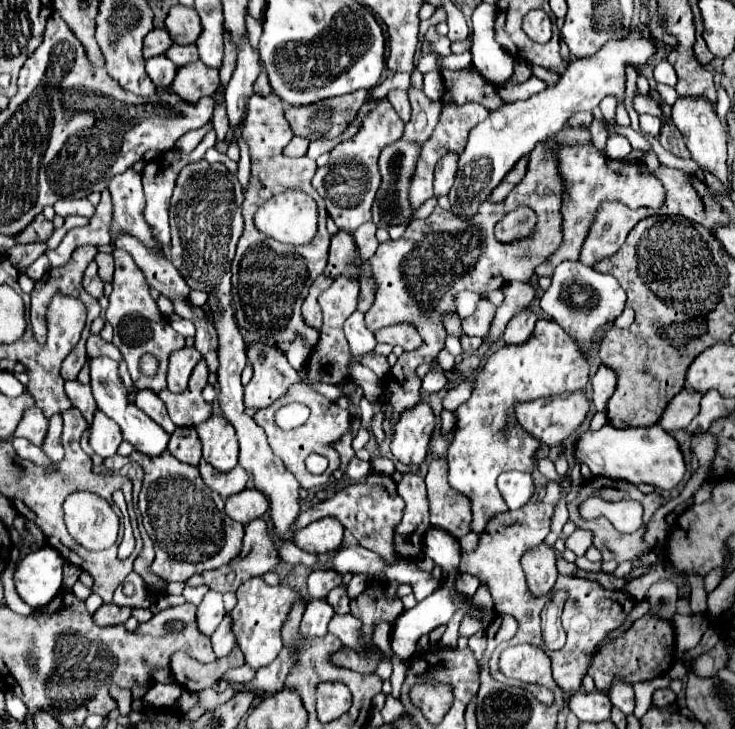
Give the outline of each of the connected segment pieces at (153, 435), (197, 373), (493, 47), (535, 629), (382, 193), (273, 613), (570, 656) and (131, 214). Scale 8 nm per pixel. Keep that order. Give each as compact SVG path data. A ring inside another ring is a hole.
M92 357L88 363L90 363L90 377L92 377L90 387L98 403L98 409L104 411L108 417L112 417L120 425L124 439L130 441L138 451L144 451L146 455L160 455L162 451L166 451L166 443L170 435L158 423L146 417L132 401L128 401L128 389L124 387L118 375L118 363L110 357Z
M200 359L192 371L188 389L182 393L172 393L168 389L160 391L160 399L166 403L170 419L178 427L196 427L204 419L212 415L212 407L202 399L202 389L208 381L208 367L206 361Z
M482 1L474 9L474 15L472 15L472 29L474 29L474 35L472 35L472 43L474 43L472 45L472 65L478 67L478 71L482 71L482 75L490 83L504 85L512 77L514 59L508 55L508 51L502 51L502 47L496 43L496 39L494 39L494 19L496 19L496 5L490 5L490 3Z
M560 455L556 461L556 473L558 473L558 479L548 481L544 501L530 501L524 507L520 507L518 511L506 511L502 515L496 515L486 525L484 533L480 535L478 549L474 553L462 553L462 561L460 561L462 573L470 573L474 577L478 575L478 581L482 585L488 585L492 599L494 599L496 613L512 615L520 623L518 631L520 633L524 631L524 643L532 643L542 649L544 649L544 641L542 641L542 633L540 633L540 611L542 611L548 595L534 597L528 591L520 559L530 547L536 547L550 533L550 519L562 497L562 481L568 475L568 463L566 463L564 455Z
M408 89L408 95L410 95L410 103L412 103L412 119L410 119L410 123L406 123L402 137L398 141L390 143L388 147L384 147L378 157L382 183L380 183L380 189L378 189L374 205L372 205L372 221L380 229L382 227L388 229L394 225L404 225L404 223L414 221L414 211L412 211L410 197L408 197L410 181L412 181L412 175L416 169L416 161L420 157L420 147L432 135L432 131L440 119L440 111L442 111L440 103L430 101L426 95L422 95L422 91Z
M254 577L254 579L248 579L242 587L238 587L236 595L238 595L238 605L230 613L234 619L236 641L242 647L242 653L250 667L254 667L254 669L266 667L268 663L272 663L278 657L278 653L282 649L280 629L286 621L292 601L298 599L298 593L286 585L270 587L260 577Z
M560 575L554 589L560 589L560 587L566 587L568 593L570 593L570 597L564 605L564 613L562 613L562 625L568 633L568 639L566 639L566 645L560 651L548 651L548 649L544 649L544 651L552 659L554 681L564 691L574 693L574 691L580 689L582 677L588 671L588 665L590 665L590 659L592 659L592 649L602 643L602 639L606 637L608 631L622 625L622 621L626 619L626 615L630 613L634 603L632 603L630 597L626 597L626 601L622 601L622 595L620 595L620 603L618 603L618 601L612 599L612 595L608 591L604 595L604 587L600 583L590 581L590 579L582 579L582 577ZM624 605L626 605L626 613L624 613Z
M128 167L122 175L116 175L110 185L114 215L110 225L110 237L132 235L152 251L162 251L162 245L154 239L144 219L144 193L142 179L134 167Z

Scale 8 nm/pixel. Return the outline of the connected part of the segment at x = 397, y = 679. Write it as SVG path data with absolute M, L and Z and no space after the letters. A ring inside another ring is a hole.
M392 657L393 671L390 676L390 683L392 687L391 694L393 696L399 696L401 693L401 687L404 682L408 665L407 663L397 657Z

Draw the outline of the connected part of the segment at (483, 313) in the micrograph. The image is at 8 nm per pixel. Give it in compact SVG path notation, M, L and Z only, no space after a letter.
M482 299L480 305L478 305L478 311L472 317L462 321L464 333L466 335L476 335L476 337L486 337L494 313L496 313L496 307L488 299Z

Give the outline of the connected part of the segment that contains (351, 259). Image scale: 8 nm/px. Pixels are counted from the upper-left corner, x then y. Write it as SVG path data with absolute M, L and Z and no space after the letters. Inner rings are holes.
M340 229L336 235L332 235L328 265L324 273L330 277L346 275L346 277L360 281L358 311L368 311L368 307L374 303L376 281L372 277L372 267L370 263L360 259L356 241L350 231Z

